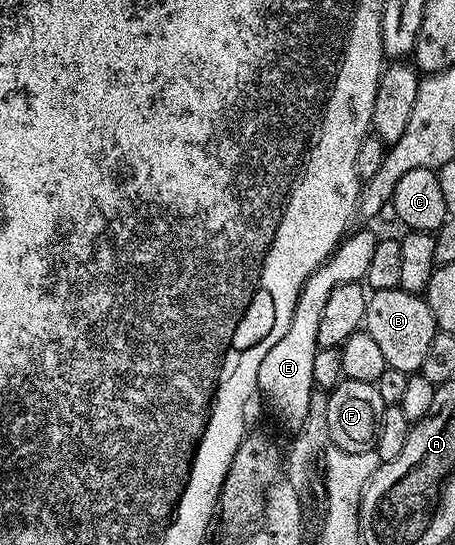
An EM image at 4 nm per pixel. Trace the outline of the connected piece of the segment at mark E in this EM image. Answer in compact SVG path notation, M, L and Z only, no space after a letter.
M362 229L339 243L337 250L306 279L298 295L292 321L283 337L268 349L268 354L260 361L257 373L257 394L262 395L270 415L289 433L297 433L308 420L308 407L315 391L312 377L313 362L319 353L318 337L321 314L328 303L333 289L340 284L356 283L365 280L367 269L371 265L373 254L378 244L377 234L364 233Z

